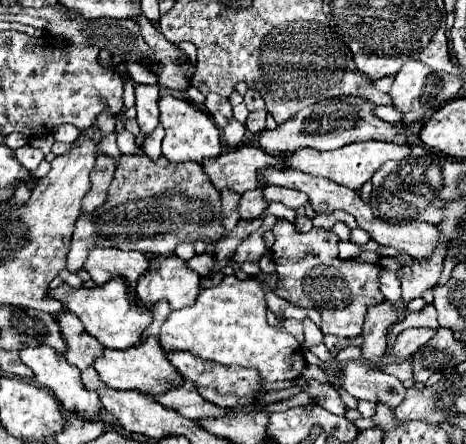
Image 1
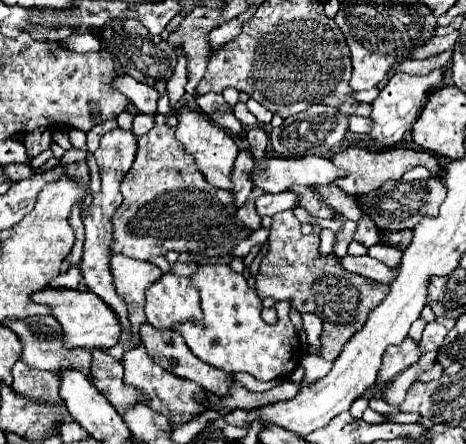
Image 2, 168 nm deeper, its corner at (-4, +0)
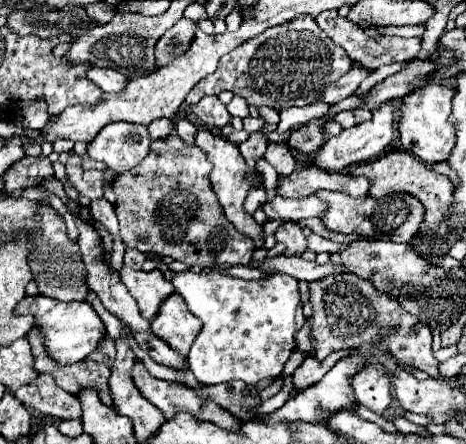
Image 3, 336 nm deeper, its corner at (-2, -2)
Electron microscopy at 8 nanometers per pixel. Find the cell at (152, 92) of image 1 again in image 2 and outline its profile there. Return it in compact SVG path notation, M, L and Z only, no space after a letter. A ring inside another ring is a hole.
M118 75L114 77L114 89L124 93L132 105L136 105L142 113L154 115L156 113L156 103L158 103L158 91L152 85L138 83L136 79L128 75Z

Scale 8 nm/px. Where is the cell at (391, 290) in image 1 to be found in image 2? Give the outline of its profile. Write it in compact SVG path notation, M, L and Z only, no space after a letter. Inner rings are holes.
M344 255L340 259L340 265L350 271L350 273L356 273L356 275L362 275L362 277L368 277L372 281L378 281L378 283L392 283L394 281L394 269L386 267L384 263L364 255L364 257L354 257L354 255Z

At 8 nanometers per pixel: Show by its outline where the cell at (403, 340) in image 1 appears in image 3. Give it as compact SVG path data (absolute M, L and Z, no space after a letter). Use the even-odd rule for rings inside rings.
M366 365L356 379L352 379L352 387L356 387L358 403L366 405L374 413L382 413L390 401L390 375L384 365Z

